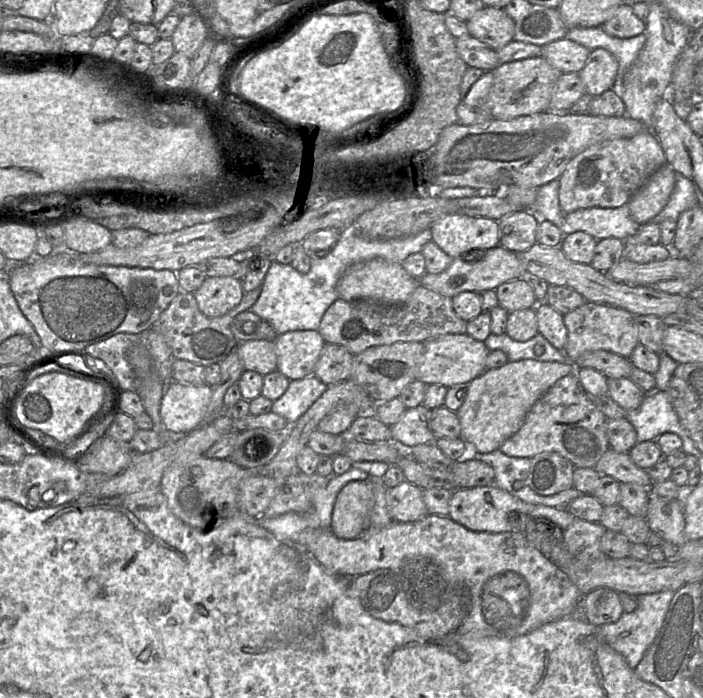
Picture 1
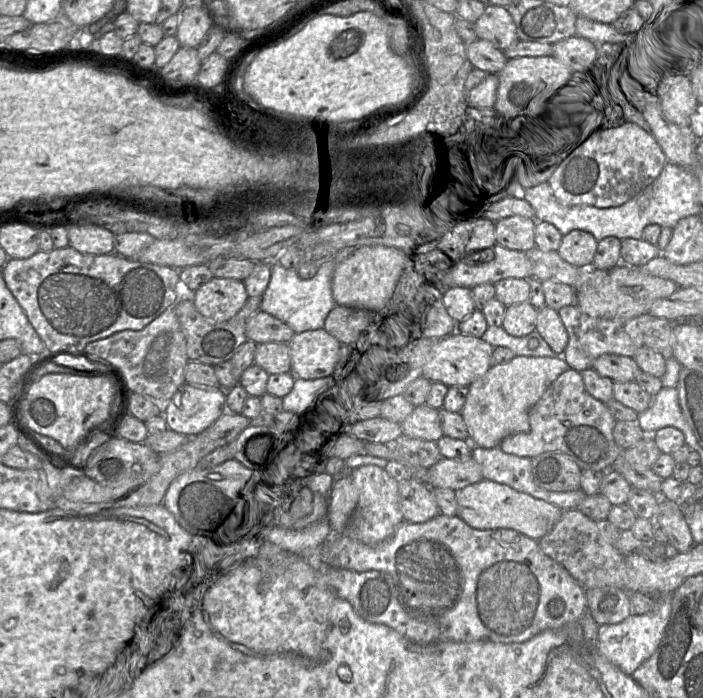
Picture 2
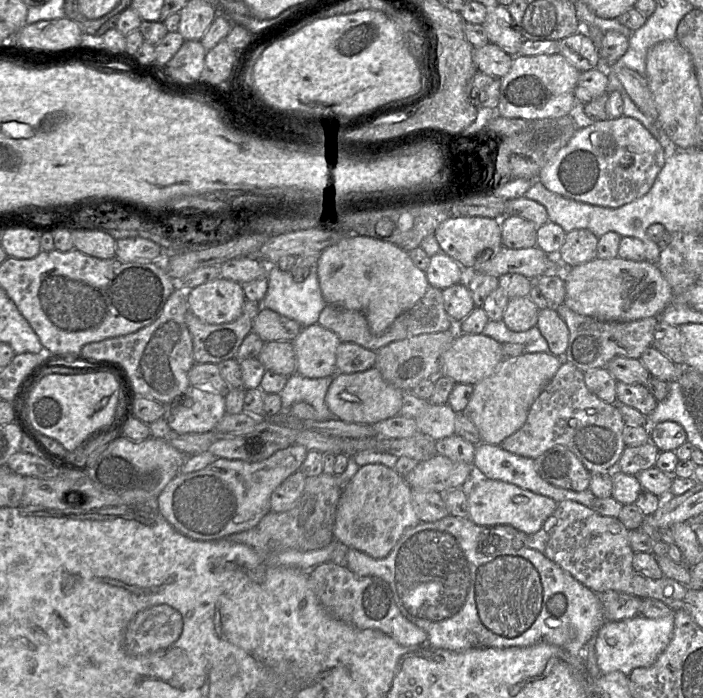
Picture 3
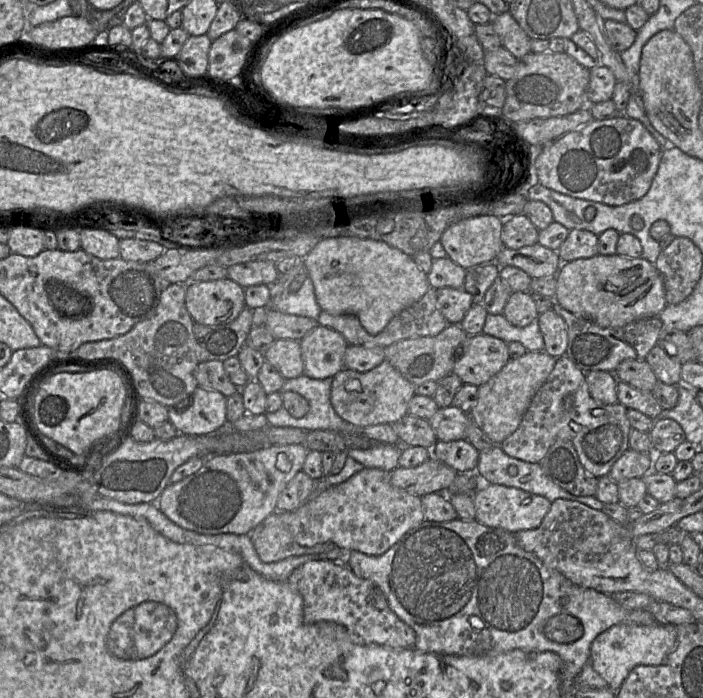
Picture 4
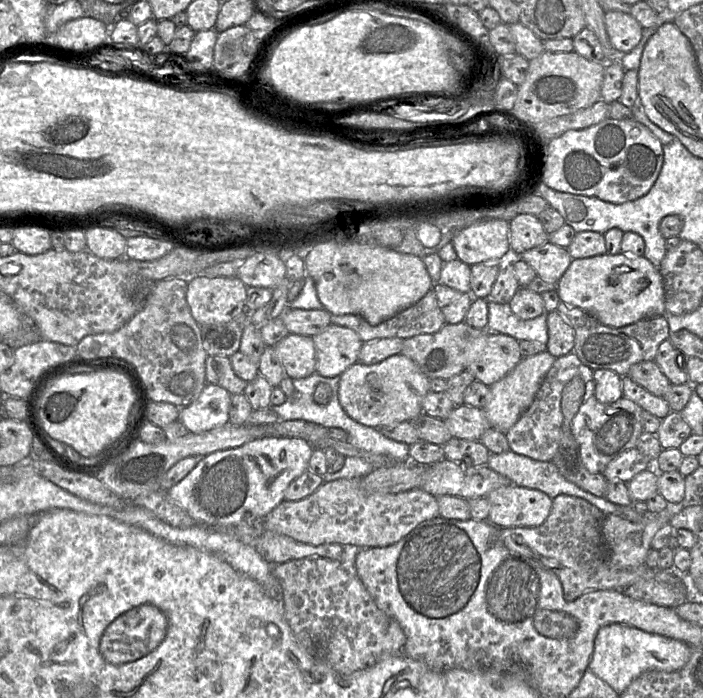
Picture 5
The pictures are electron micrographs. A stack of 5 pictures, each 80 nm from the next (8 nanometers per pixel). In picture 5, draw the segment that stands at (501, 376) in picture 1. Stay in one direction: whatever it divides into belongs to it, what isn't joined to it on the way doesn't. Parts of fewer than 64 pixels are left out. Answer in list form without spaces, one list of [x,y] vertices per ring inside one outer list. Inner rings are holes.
[[[547,350],[524,357],[508,374],[489,386],[488,400],[483,409],[491,426],[490,428],[504,433],[508,432],[532,404],[544,377],[552,367],[555,359],[556,357]]]

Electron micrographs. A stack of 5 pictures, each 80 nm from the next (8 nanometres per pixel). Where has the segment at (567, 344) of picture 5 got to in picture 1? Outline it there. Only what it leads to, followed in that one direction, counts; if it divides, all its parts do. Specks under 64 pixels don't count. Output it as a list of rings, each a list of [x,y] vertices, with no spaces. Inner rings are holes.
[[[546,302],[535,306],[537,331],[558,350],[564,351],[568,339],[563,315]]]

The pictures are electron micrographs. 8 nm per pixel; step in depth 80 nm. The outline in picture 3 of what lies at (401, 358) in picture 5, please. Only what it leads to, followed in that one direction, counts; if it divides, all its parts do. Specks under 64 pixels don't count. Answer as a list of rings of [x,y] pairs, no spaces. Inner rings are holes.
[[[371,367],[363,372],[336,373],[325,395],[325,402],[332,415],[348,423],[373,425],[396,416],[402,406],[405,391],[384,380],[381,373]]]

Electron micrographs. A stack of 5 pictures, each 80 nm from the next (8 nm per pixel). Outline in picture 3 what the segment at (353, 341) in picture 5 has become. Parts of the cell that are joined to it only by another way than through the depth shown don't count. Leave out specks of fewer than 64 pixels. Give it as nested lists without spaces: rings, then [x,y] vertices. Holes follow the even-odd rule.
[[[319,323],[304,327],[292,341],[296,360],[296,373],[307,378],[334,376],[336,351],[340,338]]]

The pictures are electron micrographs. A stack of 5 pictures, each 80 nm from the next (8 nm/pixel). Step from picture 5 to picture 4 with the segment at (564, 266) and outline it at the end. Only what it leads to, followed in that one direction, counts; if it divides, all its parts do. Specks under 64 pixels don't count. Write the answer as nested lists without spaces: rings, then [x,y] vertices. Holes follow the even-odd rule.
[[[539,243],[519,249],[504,247],[496,262],[500,267],[515,266],[520,268],[531,278],[556,276],[563,263],[557,251]]]

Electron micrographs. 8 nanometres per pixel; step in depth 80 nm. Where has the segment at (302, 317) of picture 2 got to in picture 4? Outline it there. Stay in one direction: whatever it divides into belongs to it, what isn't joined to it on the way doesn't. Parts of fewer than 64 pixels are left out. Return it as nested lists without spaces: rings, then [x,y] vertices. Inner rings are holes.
[[[308,275],[297,292],[282,293],[271,298],[270,308],[286,314],[316,319],[321,313],[316,297],[314,284]]]

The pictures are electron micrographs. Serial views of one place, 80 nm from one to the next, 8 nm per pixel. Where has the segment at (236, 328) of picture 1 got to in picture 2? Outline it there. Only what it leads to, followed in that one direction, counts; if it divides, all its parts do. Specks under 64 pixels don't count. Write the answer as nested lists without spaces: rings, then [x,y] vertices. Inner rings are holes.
[[[258,310],[248,318],[245,334],[248,340],[260,344],[268,342],[287,343],[295,333],[283,321]]]

